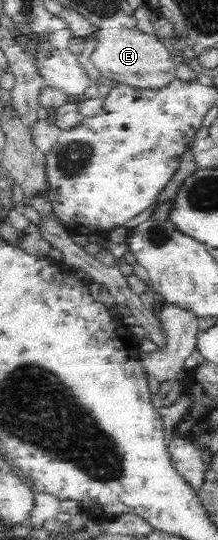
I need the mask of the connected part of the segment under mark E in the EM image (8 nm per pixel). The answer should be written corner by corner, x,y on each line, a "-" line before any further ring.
124,28
98,29
94,35
97,47
89,62
95,65
101,76
137,89
161,89
176,79
179,59
171,58
171,53
159,42
156,35

